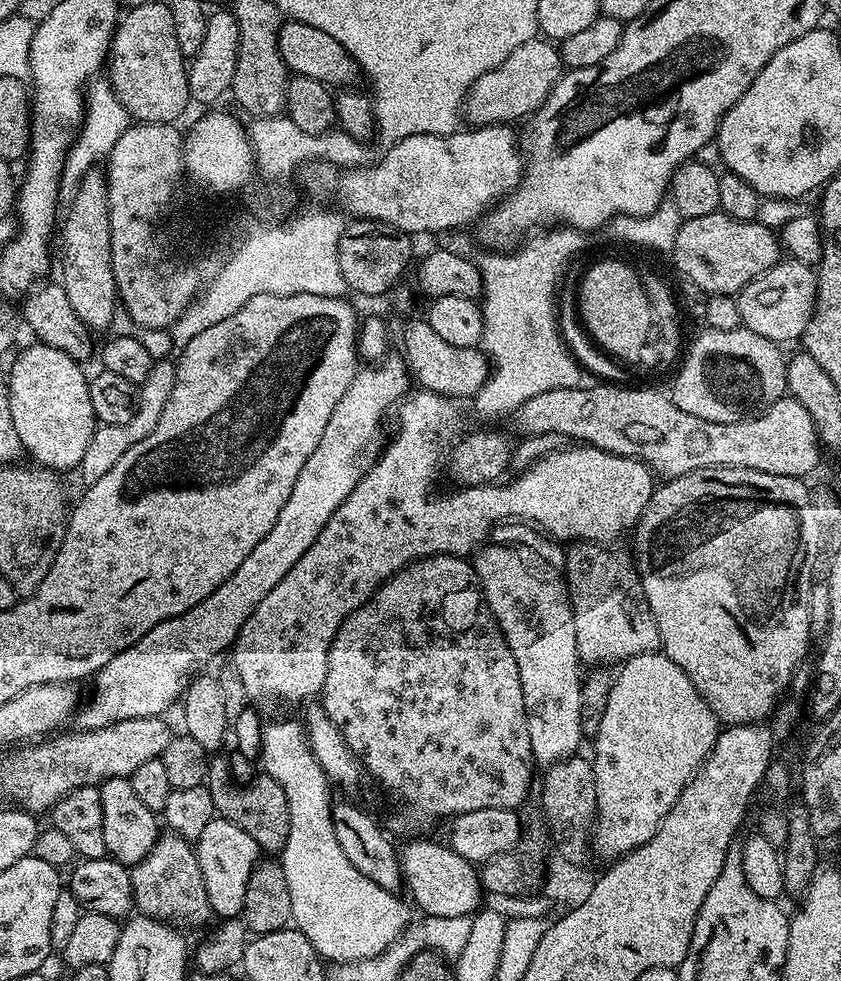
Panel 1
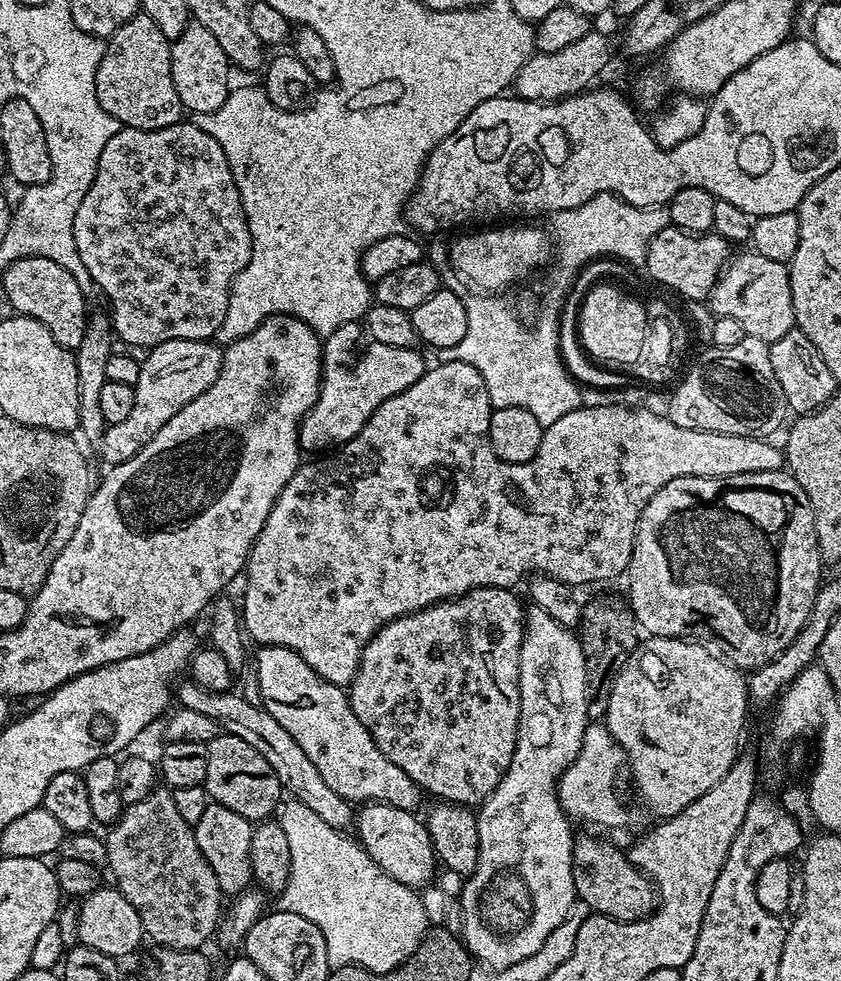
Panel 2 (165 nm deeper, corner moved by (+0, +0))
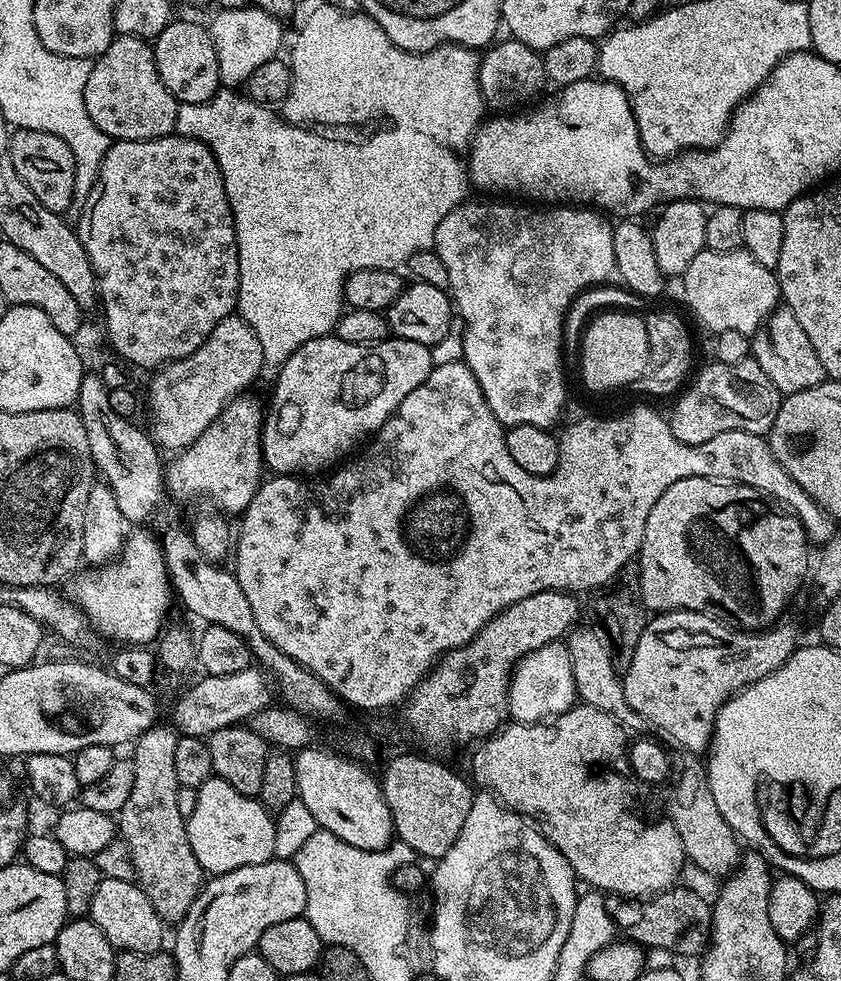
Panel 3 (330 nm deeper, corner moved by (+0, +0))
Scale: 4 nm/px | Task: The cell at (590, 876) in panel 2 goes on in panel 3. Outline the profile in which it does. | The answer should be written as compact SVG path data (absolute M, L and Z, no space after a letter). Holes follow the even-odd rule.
M673 887L667 892L657 892L647 898L625 898L609 895L604 901L617 929L629 941L645 950L657 948L680 956L703 953L712 935L712 904L704 901L688 888Z

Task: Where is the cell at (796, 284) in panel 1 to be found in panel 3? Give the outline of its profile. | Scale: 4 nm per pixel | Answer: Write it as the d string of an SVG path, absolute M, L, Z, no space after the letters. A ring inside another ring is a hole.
M705 248L686 266L682 277L684 300L688 308L709 328L712 334L722 330L738 330L751 337L771 312L781 303L780 287L775 271L754 259L745 248L715 252Z

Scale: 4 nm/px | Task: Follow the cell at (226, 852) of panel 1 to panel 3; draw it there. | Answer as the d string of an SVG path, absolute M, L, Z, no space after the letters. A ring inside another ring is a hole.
M213 778L207 780L205 784L200 785L196 789L196 801L194 802L194 814L190 814L186 817L186 823L188 826L188 837L190 838L190 850L194 850L194 858L198 858L198 864L205 873L211 874L212 876L221 876L226 874L230 870L238 870L242 866L254 866L255 864L261 864L267 860L275 857L274 850L274 836L275 836L275 819L273 813L267 810L263 804L260 803L259 799L255 796L247 796L242 794L238 790L234 790L234 786L230 786L230 782L221 780L219 778Z

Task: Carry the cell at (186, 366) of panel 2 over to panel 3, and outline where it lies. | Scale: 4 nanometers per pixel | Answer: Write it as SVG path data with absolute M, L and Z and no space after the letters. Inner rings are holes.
M239 314L226 317L194 354L163 365L153 375L157 376L148 388L148 396L152 399L152 439L164 450L189 448L194 438L222 414L230 401L251 389L248 387L264 367L262 342L258 342L254 330L250 330Z

